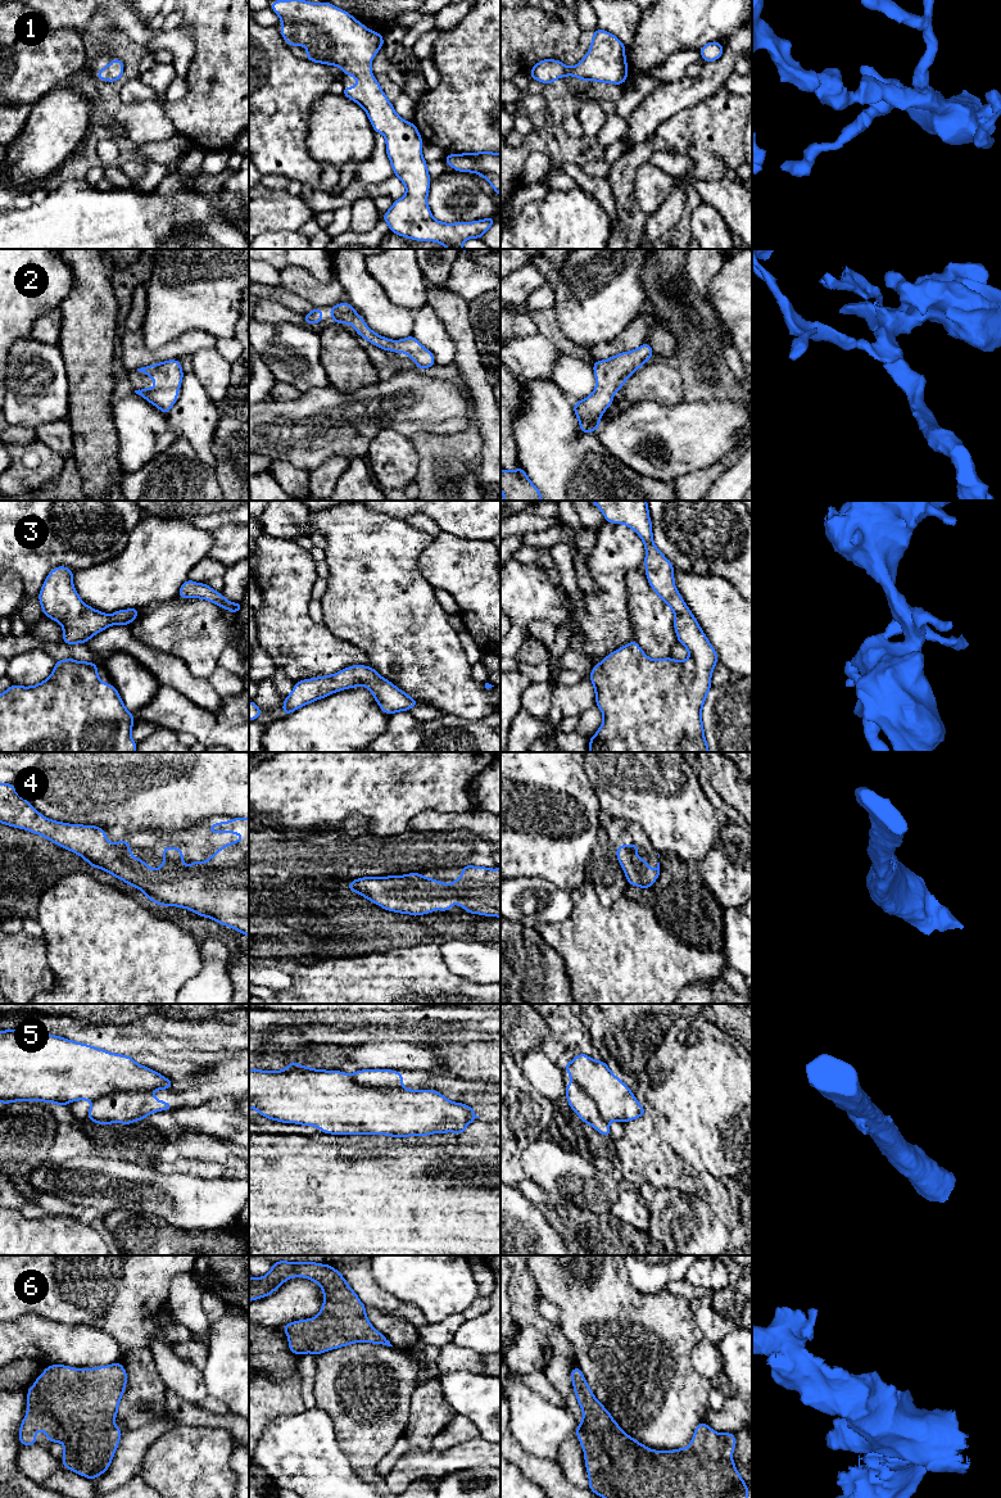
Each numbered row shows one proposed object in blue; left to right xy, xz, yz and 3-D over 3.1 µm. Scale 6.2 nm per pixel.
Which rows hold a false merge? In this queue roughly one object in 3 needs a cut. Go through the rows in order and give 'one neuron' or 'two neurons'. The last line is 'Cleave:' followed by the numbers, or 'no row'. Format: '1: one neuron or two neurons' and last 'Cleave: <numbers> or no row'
1: one neuron
2: one neuron
3: one neuron
4: one neuron
5: two neurons
6: one neuron
Cleave: 5

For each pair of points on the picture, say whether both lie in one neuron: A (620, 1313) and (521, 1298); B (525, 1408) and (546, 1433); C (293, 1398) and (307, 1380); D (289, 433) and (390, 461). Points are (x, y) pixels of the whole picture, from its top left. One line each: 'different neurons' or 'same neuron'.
A: different neurons
B: same neuron
C: different neurons
D: different neurons

